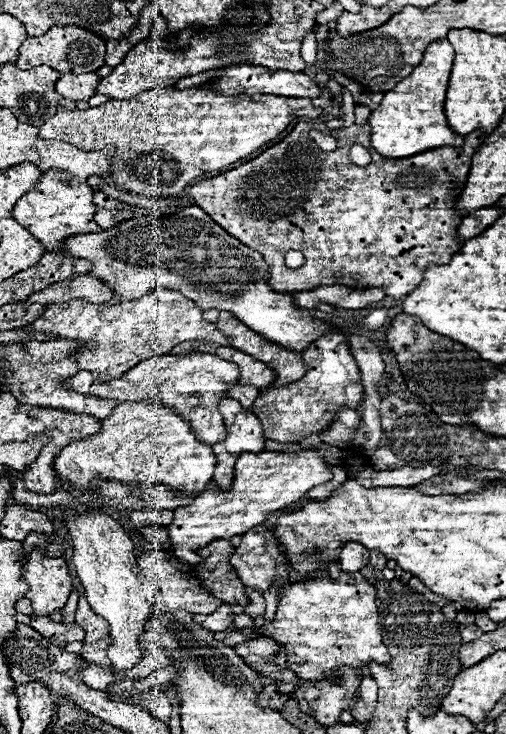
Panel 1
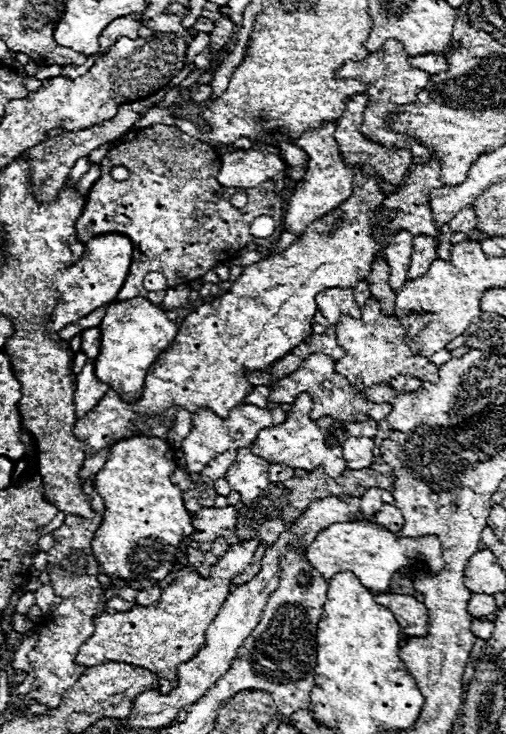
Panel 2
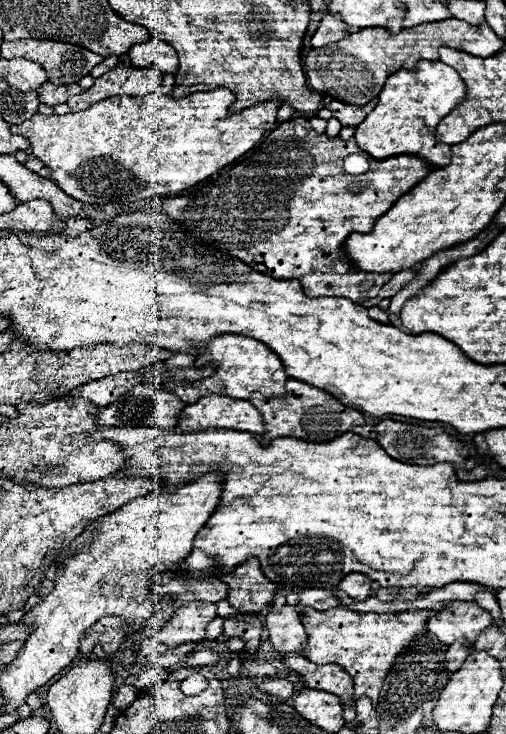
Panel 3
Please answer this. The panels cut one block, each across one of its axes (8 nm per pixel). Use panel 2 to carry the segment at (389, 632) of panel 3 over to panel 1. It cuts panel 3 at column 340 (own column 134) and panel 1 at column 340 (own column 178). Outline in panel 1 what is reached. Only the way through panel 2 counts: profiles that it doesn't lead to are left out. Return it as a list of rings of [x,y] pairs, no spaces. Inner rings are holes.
[[[340,572],[334,580],[322,576],[306,582],[282,584],[276,616],[272,622],[264,624],[264,636],[280,646],[272,662],[286,666],[302,680],[324,678],[328,670],[342,664],[364,668],[372,660],[388,662],[390,654],[382,644],[374,594],[374,586],[360,572]]]

